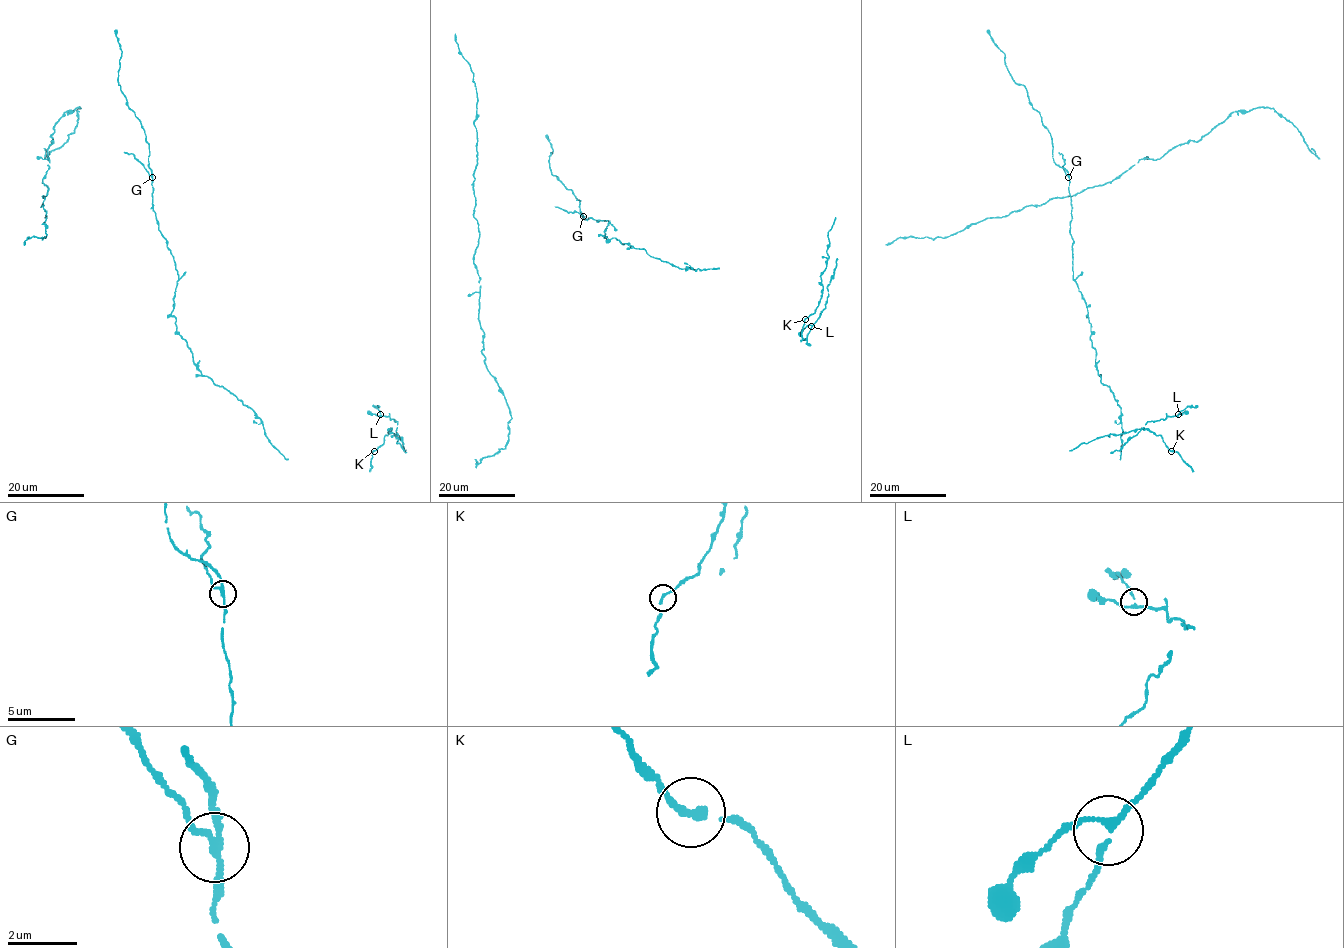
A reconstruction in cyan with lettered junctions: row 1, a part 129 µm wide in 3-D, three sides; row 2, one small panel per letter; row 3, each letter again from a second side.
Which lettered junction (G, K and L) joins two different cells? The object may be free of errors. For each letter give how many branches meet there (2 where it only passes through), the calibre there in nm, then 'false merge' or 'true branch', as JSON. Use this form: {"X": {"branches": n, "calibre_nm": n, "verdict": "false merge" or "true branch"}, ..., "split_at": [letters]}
{"G": {"branches": 3, "calibre_nm": 170, "verdict": "false merge"}, "K": {"branches": 2, "calibre_nm": 180, "verdict": "true branch"}, "L": {"branches": 3, "calibre_nm": 160, "verdict": "true branch"}, "split_at": ["G"]}

